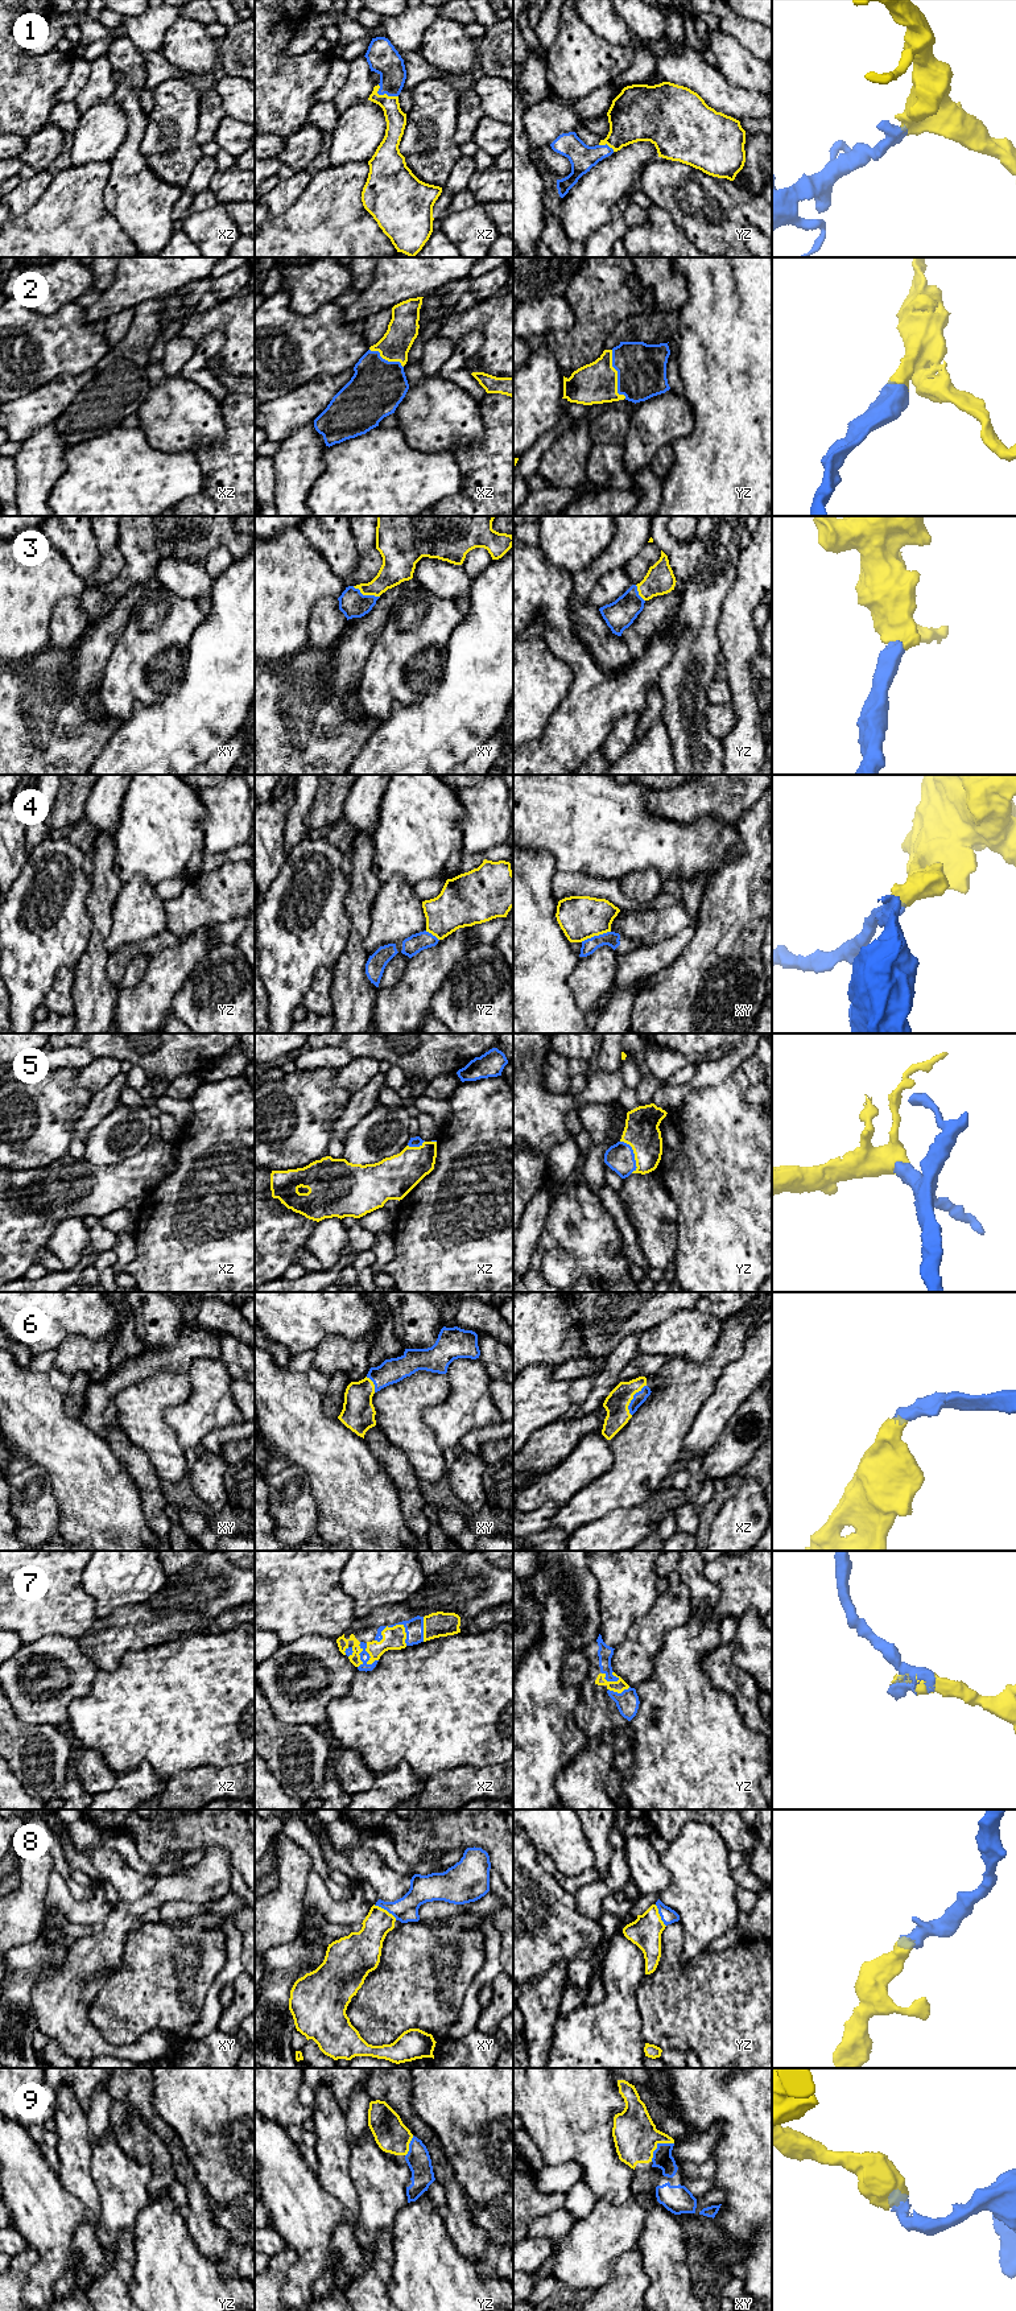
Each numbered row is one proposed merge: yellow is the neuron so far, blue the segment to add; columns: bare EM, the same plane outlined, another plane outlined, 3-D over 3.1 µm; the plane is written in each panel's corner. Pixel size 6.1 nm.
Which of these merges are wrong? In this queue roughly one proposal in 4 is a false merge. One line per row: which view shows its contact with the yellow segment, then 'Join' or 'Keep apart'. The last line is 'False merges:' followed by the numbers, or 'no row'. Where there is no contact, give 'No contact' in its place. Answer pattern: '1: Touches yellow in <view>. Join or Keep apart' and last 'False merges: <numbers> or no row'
1: Touches yellow in xz. Join
2: Touches yellow in yz. Join
3: Touches yellow in xy. Join
4: Touches yellow in xy. Keep apart
5: Touches yellow in yz. Join
6: Touches yellow in xz. Join
7: Touches yellow in xz. Join
8: Touches yellow in xy. Join
9: Touches yellow in xy. Join
False merges: 4

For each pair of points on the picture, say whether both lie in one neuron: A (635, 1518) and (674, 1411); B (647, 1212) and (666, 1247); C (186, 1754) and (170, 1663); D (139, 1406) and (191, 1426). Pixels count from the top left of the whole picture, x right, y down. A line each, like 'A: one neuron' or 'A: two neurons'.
A: two neurons
B: one neuron
C: one neuron
D: two neurons

